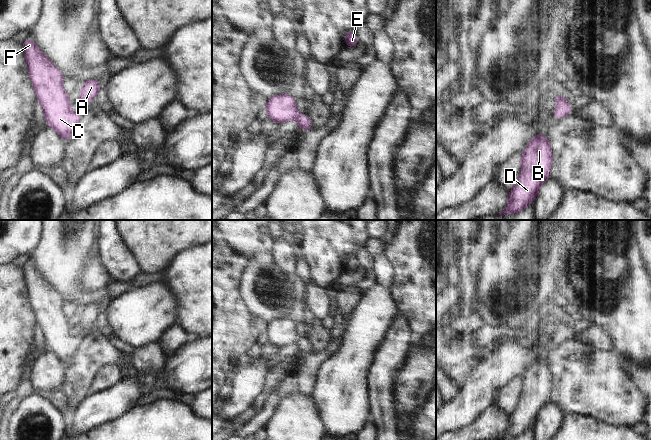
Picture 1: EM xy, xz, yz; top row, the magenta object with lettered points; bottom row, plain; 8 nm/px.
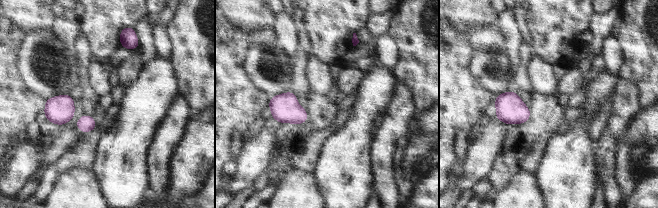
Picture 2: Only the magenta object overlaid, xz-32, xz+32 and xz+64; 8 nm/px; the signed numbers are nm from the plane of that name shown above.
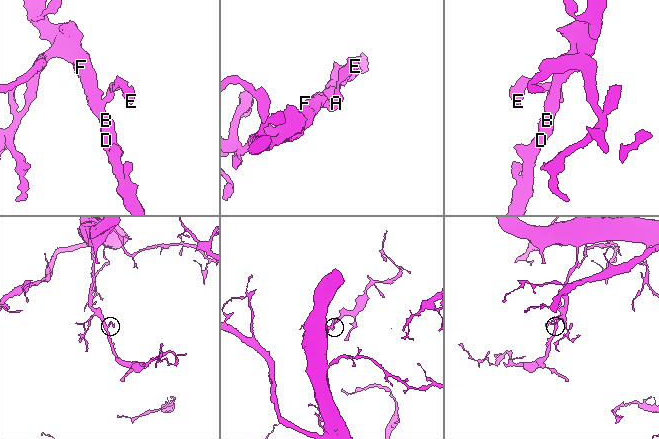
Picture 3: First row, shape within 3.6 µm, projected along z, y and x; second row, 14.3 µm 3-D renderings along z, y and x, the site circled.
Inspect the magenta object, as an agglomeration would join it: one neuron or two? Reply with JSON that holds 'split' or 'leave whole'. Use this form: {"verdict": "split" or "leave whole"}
{"verdict": "leave whole"}

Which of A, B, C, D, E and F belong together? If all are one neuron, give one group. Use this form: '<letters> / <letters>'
A B C D E F

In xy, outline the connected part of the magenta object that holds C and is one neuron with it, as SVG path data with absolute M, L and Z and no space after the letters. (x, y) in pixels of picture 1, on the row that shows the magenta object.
M29 37L25 40L23 46L29 76L35 90L34 92L43 108L45 123L47 126L54 128L62 140L69 141L70 135L77 126L84 110L81 108L78 113L74 113L70 110L71 103L68 99L68 93L62 87L63 74L51 63L49 58L38 49L36 44Z

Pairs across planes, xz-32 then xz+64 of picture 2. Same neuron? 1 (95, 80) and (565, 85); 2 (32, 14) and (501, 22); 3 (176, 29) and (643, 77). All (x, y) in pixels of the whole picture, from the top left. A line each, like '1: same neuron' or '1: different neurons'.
1: different neurons
2: different neurons
3: same neuron

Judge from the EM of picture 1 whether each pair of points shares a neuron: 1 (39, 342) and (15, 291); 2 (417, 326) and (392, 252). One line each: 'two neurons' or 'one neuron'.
1: two neurons
2: one neuron

